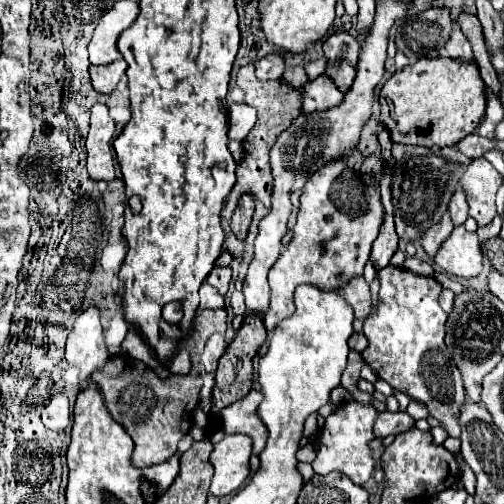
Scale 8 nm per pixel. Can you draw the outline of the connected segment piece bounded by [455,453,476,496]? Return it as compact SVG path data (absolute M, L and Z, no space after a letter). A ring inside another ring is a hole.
M460 453L455 455L455 459L458 463L460 472L462 474L462 483L470 496L474 496L476 489L476 476L472 470L466 465Z

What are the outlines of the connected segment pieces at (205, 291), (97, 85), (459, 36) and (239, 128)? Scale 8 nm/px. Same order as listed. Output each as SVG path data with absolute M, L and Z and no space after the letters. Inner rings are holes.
M204 282L200 288L200 308L224 308L224 296L218 294L218 290L208 282Z
M118 58L116 62L106 64L106 66L90 66L90 78L92 78L94 90L102 94L110 94L116 88L126 68L128 64L124 58Z
M454 24L454 30L452 30L448 42L444 44L444 54L446 54L446 56L452 56L452 58L456 58L456 56L460 56L460 58L474 58L474 56L472 56L470 42L468 42L468 38L462 34L462 30L460 30L458 24Z
M238 102L238 104L230 106L228 118L230 118L228 138L242 142L256 122L256 110L252 106L246 106L244 102Z

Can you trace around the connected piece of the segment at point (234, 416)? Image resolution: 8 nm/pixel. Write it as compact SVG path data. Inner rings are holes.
M252 390L246 398L226 406L220 414L222 414L222 422L224 422L224 430L228 434L232 432L242 432L242 434L250 434L254 440L254 454L260 454L264 450L266 438L268 438L268 430L262 424L260 416L258 416L258 406L262 402L262 392Z

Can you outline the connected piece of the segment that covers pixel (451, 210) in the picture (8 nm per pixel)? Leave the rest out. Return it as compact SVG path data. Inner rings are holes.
M458 188L454 192L454 196L452 196L450 204L448 204L448 214L450 214L454 226L462 226L466 222L466 218L468 218L468 206L466 206L466 198L462 194L462 188Z

